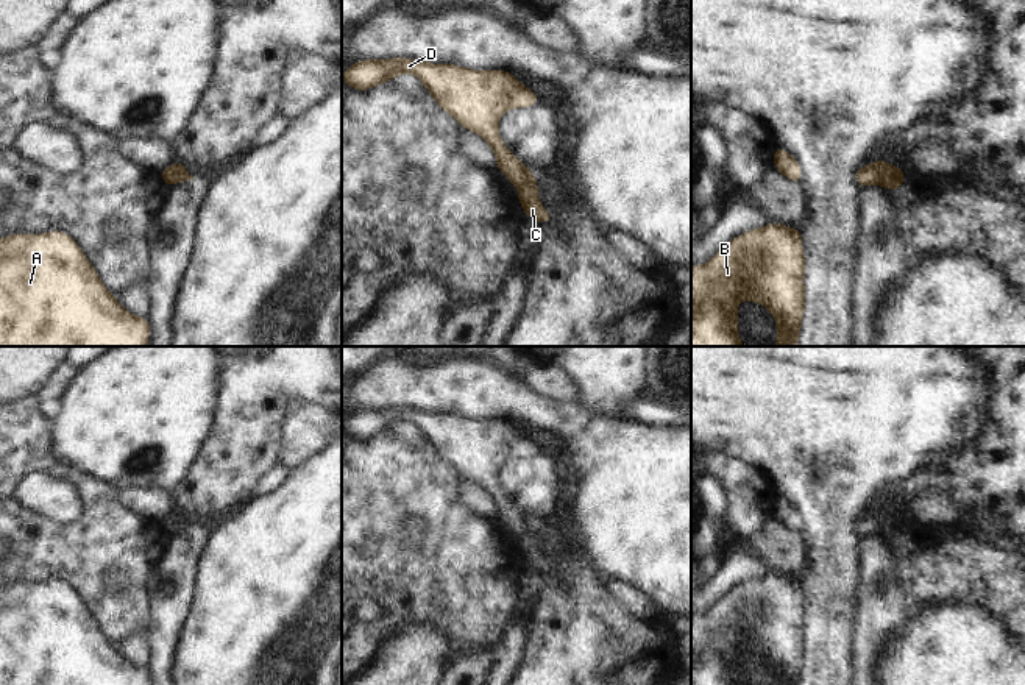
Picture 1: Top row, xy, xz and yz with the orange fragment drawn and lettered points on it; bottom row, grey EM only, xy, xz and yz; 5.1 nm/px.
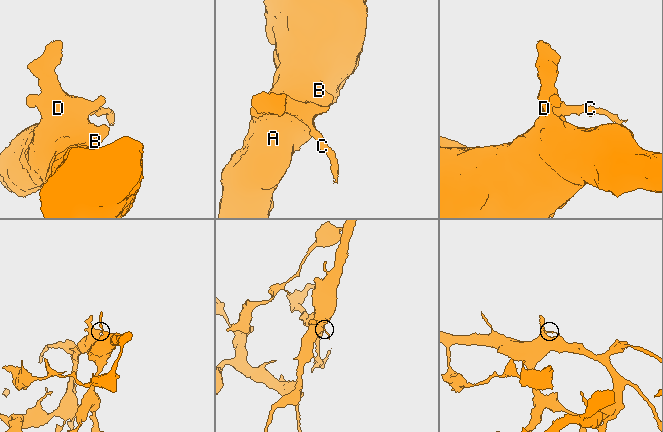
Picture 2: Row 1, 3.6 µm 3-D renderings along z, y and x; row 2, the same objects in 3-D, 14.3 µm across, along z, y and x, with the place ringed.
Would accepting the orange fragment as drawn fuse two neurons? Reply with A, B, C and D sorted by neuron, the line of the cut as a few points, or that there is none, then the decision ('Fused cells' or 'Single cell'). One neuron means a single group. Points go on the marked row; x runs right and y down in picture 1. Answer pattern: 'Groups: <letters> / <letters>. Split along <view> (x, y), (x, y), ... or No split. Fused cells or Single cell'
Groups: A B D / C. Split along yz (874, 163), (879, 172), (879, 183). Fused cells

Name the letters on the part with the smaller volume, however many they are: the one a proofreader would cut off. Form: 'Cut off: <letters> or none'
Cut off: C

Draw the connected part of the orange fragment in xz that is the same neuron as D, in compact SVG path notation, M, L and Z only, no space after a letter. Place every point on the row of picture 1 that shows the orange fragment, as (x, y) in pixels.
M392 58L357 61L343 72L342 81L345 86L367 92L370 87L388 83L401 73L413 73L443 111L452 115L462 128L479 134L495 151L496 169L502 172L512 184L520 187L523 183L535 178L524 162L516 159L502 144L498 131L498 122L505 111L540 103L538 95L523 86L513 73L507 70L470 70L457 64L431 64L410 58Z

